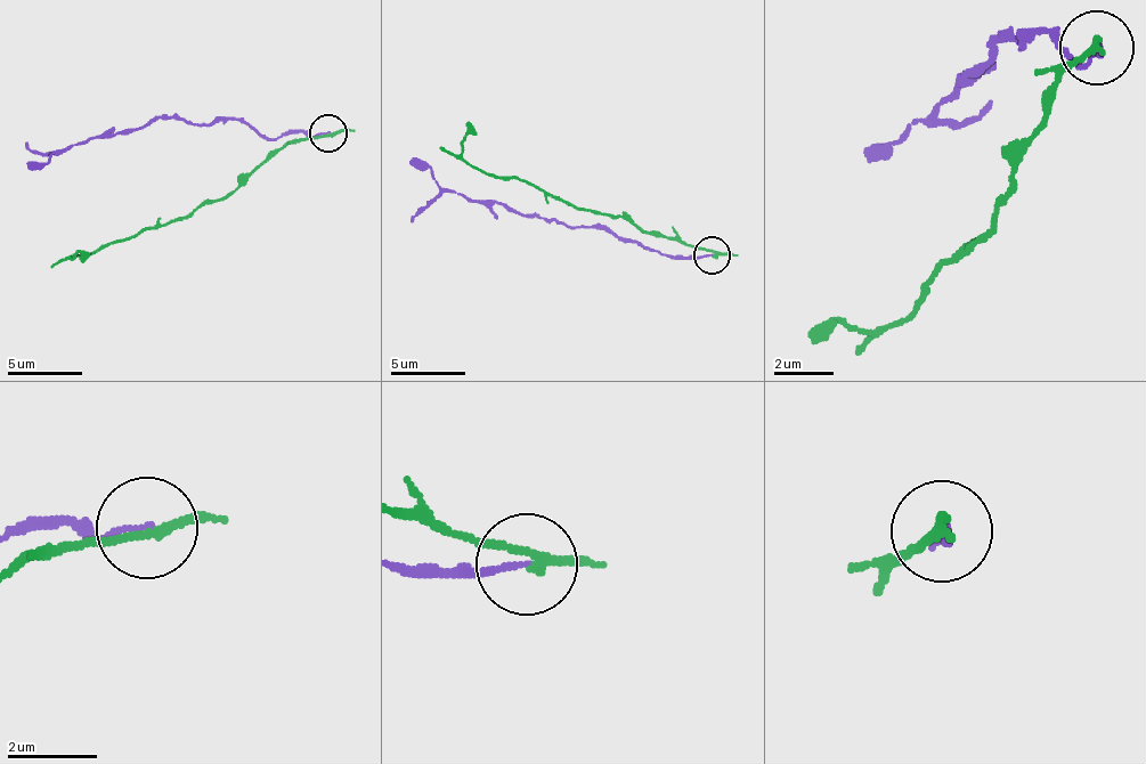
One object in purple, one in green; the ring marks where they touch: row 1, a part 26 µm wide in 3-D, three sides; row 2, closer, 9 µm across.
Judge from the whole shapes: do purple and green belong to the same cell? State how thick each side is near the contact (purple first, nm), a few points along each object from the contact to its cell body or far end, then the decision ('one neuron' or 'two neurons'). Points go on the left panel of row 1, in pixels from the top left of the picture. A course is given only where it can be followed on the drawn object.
calibres 120 and 170 nm; course purple (327, 135), (286, 130), (275, 138), (235, 118), (205, 124), (154, 116), (118, 135), (88, 138), (27, 170); course green (327, 135), (276, 148), (233, 192), (206, 200), (185, 217), (72, 255), (78, 251), (86, 261); two neurons

